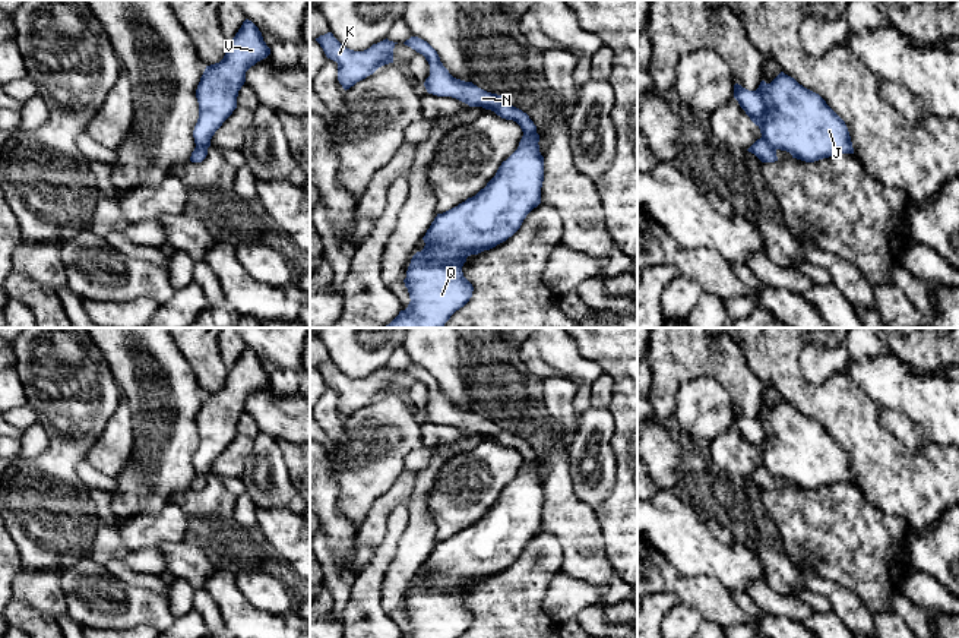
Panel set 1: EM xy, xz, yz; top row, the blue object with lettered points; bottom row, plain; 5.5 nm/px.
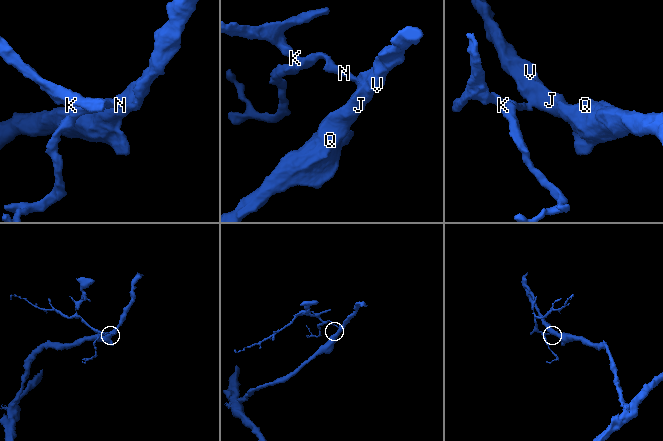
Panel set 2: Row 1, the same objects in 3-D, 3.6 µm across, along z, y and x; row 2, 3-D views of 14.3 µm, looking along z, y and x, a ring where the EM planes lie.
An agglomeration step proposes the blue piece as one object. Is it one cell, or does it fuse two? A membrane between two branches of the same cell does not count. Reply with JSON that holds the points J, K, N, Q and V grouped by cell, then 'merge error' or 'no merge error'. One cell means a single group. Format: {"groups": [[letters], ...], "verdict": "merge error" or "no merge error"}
{"groups": [["J", "Q", "V"], ["K", "N"]], "verdict": "merge error"}

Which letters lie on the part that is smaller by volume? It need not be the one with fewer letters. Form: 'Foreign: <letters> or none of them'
Foreign: K, N

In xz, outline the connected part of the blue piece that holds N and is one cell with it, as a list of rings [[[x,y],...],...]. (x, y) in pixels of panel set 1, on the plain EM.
[[[411,364],[403,372],[422,382],[428,389],[430,404],[424,410],[428,421],[437,424],[452,424],[468,432],[469,435],[491,438],[501,446],[516,449],[523,462],[537,459],[537,454],[529,443],[513,435],[501,423],[487,420],[472,410],[453,405],[440,389],[437,379],[427,369],[418,364]]]

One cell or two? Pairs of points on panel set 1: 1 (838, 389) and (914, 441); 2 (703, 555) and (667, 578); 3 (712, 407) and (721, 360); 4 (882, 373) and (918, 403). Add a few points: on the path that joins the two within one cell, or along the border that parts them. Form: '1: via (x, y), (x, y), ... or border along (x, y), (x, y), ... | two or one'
1: border along (879, 407), (879, 420), (902, 442) | two
2: border along (654, 546), (681, 574), (706, 575), (711, 578) | two
3: border along (683, 382), (715, 379), (727, 391), (733, 413) | two
4: via (891, 382), (910, 394) | one

